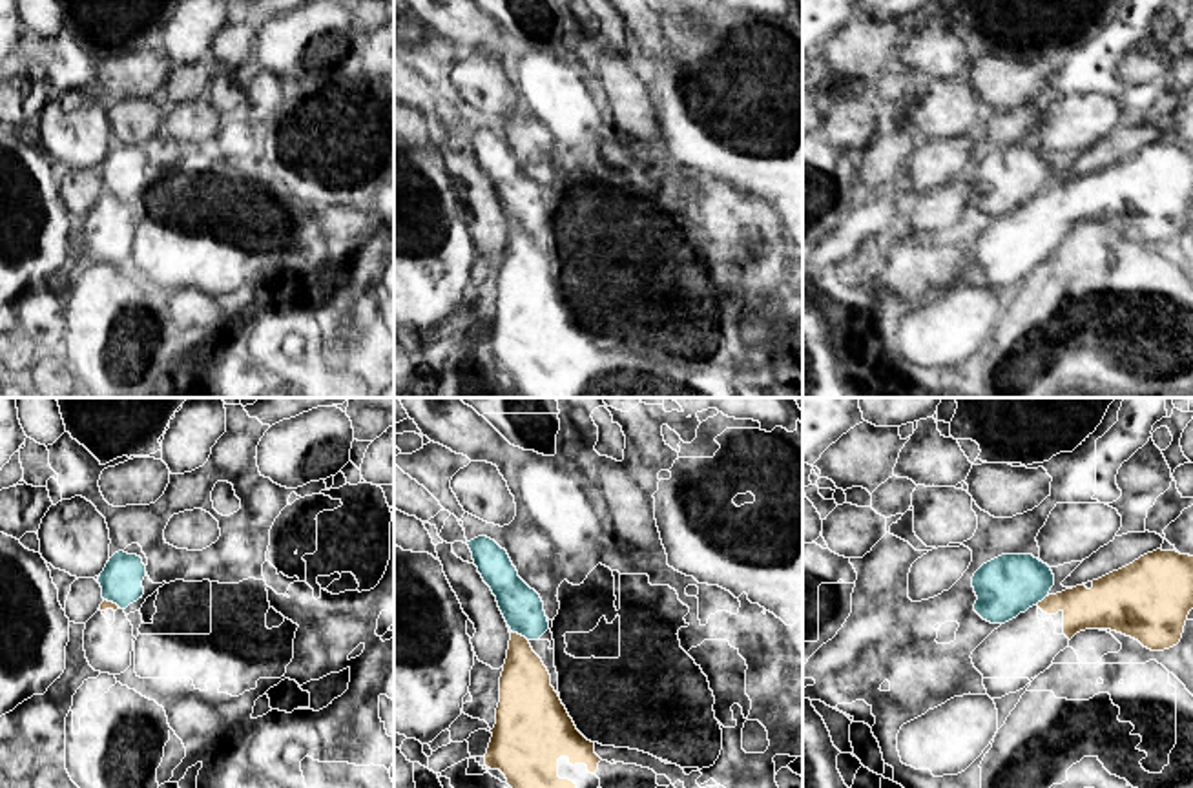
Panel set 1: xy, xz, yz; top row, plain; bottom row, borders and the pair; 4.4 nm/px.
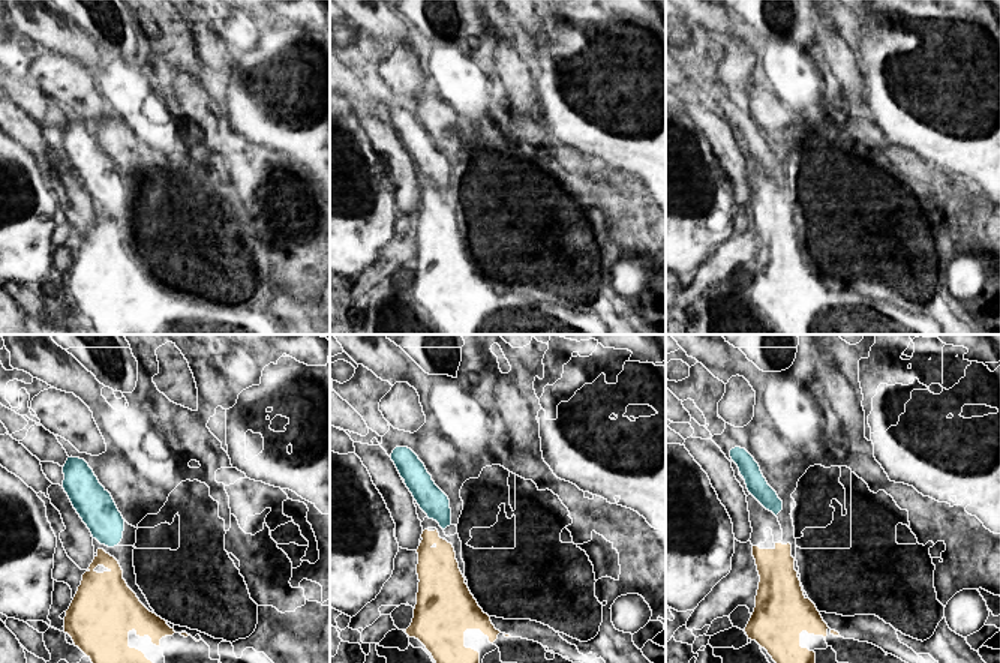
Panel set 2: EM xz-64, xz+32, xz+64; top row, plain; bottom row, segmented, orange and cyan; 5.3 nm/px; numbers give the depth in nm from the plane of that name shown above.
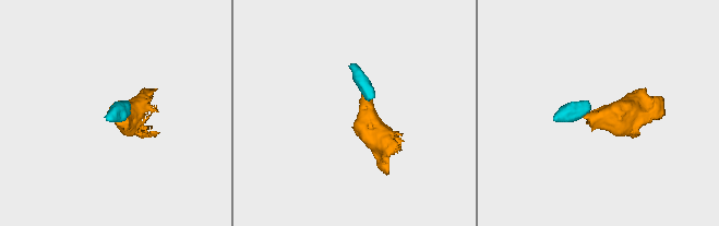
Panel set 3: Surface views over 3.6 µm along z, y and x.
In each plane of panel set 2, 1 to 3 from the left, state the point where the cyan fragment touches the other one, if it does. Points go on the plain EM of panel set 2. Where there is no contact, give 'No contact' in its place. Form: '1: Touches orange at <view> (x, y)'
1: No contact
2: No contact
3: No contact

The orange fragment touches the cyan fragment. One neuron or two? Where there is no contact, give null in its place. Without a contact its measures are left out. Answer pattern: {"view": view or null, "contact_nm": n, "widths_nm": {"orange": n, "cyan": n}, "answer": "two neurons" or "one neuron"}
{"view": "xz", "contact_nm": 80, "widths_nm": {"orange": 240, "cyan": 190}, "answer": "two neurons"}

